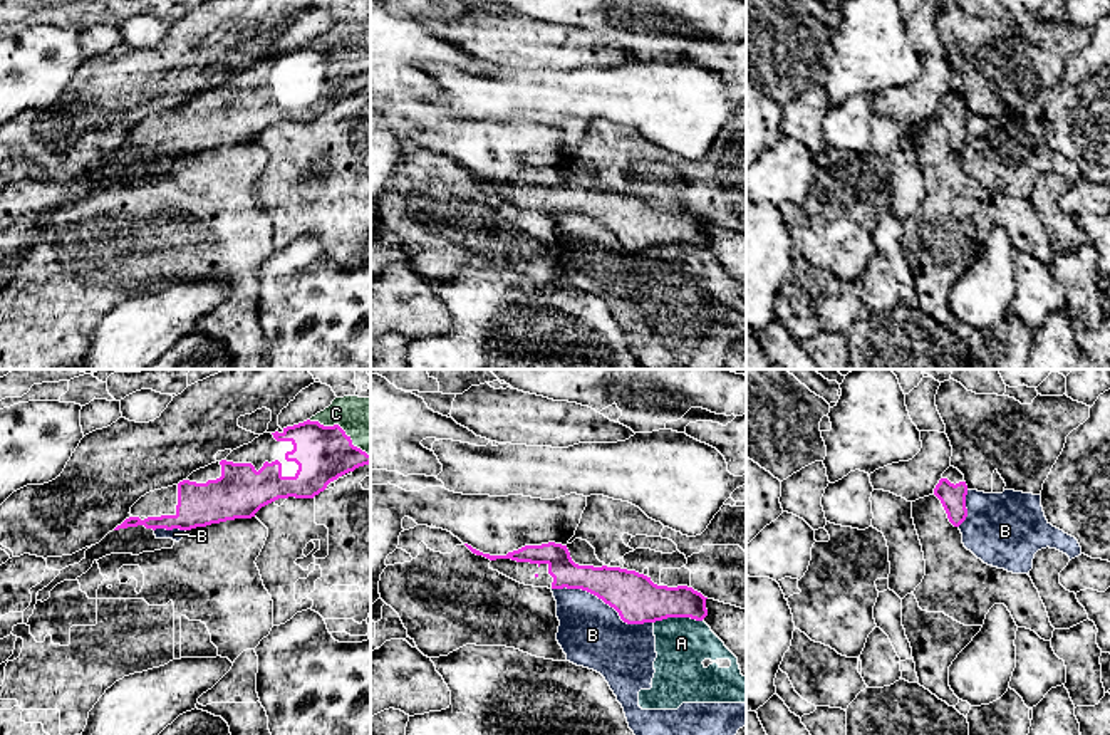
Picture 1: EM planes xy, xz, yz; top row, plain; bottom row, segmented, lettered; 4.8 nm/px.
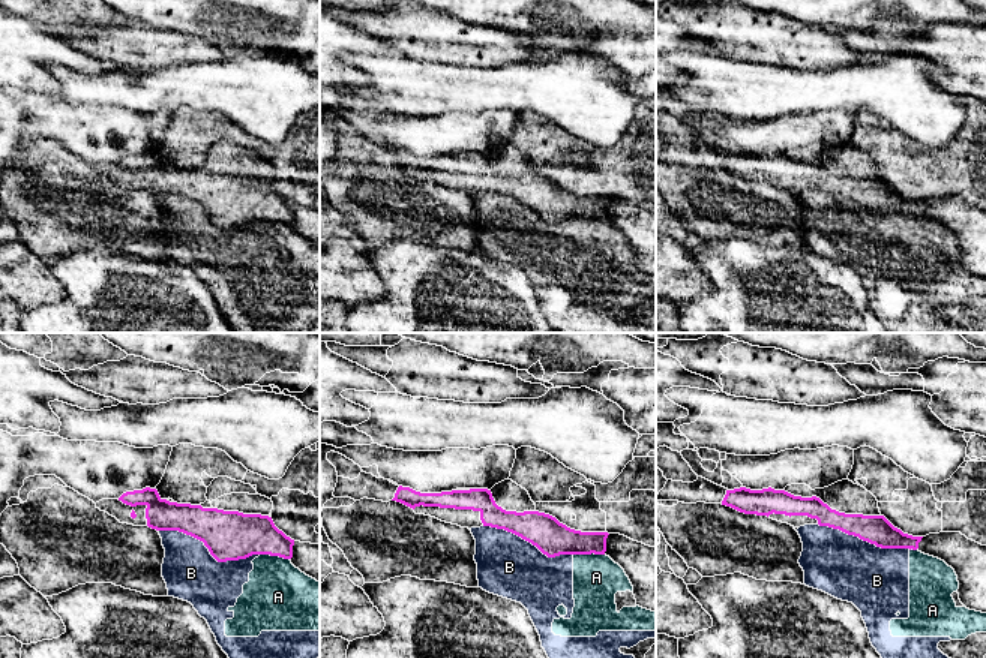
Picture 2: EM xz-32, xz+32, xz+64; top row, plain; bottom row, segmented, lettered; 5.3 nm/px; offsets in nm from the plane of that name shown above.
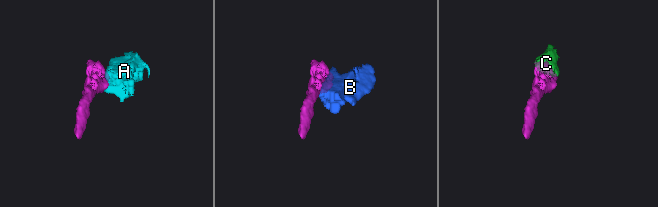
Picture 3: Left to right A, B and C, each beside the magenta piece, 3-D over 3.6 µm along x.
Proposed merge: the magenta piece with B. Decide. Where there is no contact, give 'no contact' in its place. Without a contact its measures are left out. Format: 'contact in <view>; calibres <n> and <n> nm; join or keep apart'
contact in xz; calibres 220 and 320 nm; keep apart

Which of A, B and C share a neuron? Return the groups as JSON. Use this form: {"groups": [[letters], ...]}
{"groups": [["A", "B"], ["C"]]}

